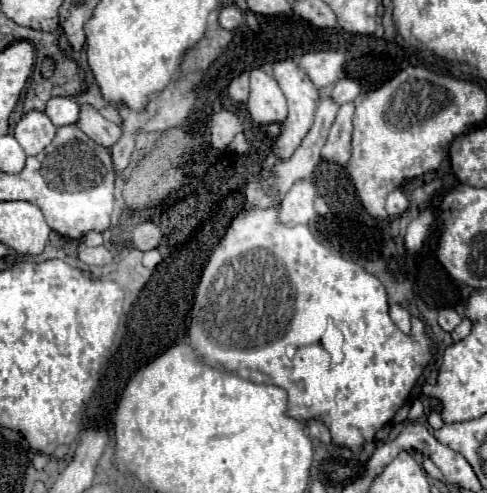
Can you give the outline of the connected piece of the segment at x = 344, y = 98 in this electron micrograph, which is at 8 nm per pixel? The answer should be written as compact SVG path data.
M344 78L344 80L336 82L336 86L330 92L330 96L336 100L336 104L352 102L358 94L360 94L360 84L356 80L352 80L352 78Z

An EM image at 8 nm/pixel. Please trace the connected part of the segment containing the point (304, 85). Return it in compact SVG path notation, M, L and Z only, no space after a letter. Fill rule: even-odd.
M284 60L284 62L278 62L274 64L274 78L276 82L280 84L286 100L288 100L288 118L286 122L282 124L282 132L280 136L276 138L276 154L278 158L286 160L292 156L292 152L300 146L302 138L306 136L306 132L310 130L312 126L312 120L314 120L314 110L316 110L316 102L318 102L318 88L310 82L310 78L296 66L294 60Z

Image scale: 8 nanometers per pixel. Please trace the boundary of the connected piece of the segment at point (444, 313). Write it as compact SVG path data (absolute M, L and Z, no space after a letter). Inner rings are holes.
M444 308L444 310L440 310L440 314L438 314L438 324L440 324L440 328L442 330L446 330L446 332L452 332L458 324L460 324L460 316L456 314L456 310L452 310L452 308Z

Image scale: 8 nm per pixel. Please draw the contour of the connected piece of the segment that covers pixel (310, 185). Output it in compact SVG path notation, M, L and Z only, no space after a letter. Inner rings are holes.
M298 180L282 200L280 220L284 224L308 224L316 216L316 194L318 192L312 180Z

